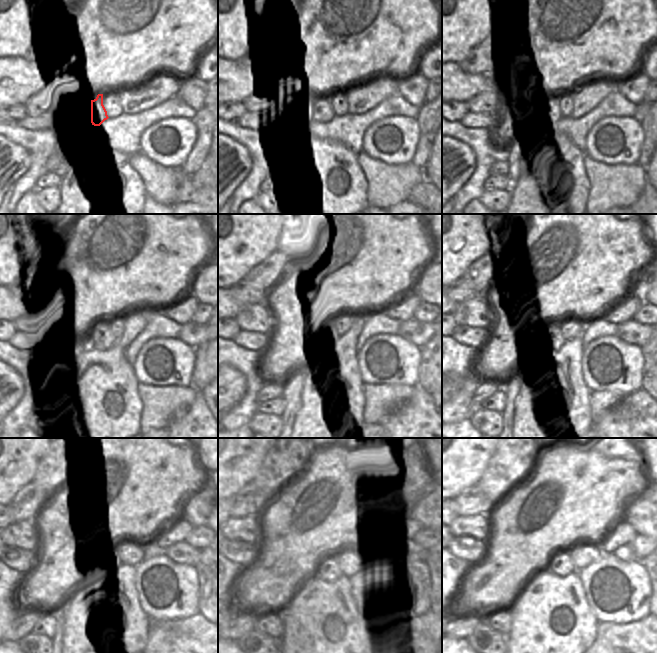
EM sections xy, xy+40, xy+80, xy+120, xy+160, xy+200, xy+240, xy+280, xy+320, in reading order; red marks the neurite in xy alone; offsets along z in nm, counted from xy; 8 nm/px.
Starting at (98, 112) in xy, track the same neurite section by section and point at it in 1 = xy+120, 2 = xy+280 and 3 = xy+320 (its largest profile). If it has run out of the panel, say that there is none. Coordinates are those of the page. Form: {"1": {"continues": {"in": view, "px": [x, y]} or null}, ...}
{"1": {"continues": {"in": "xy+120", "px": [103, 338]}}, "2": {"continues": {"in": "xy+280", "px": [335, 564]}}, "3": {"continues": {"in": "xy+320", "px": [562, 564]}}}

